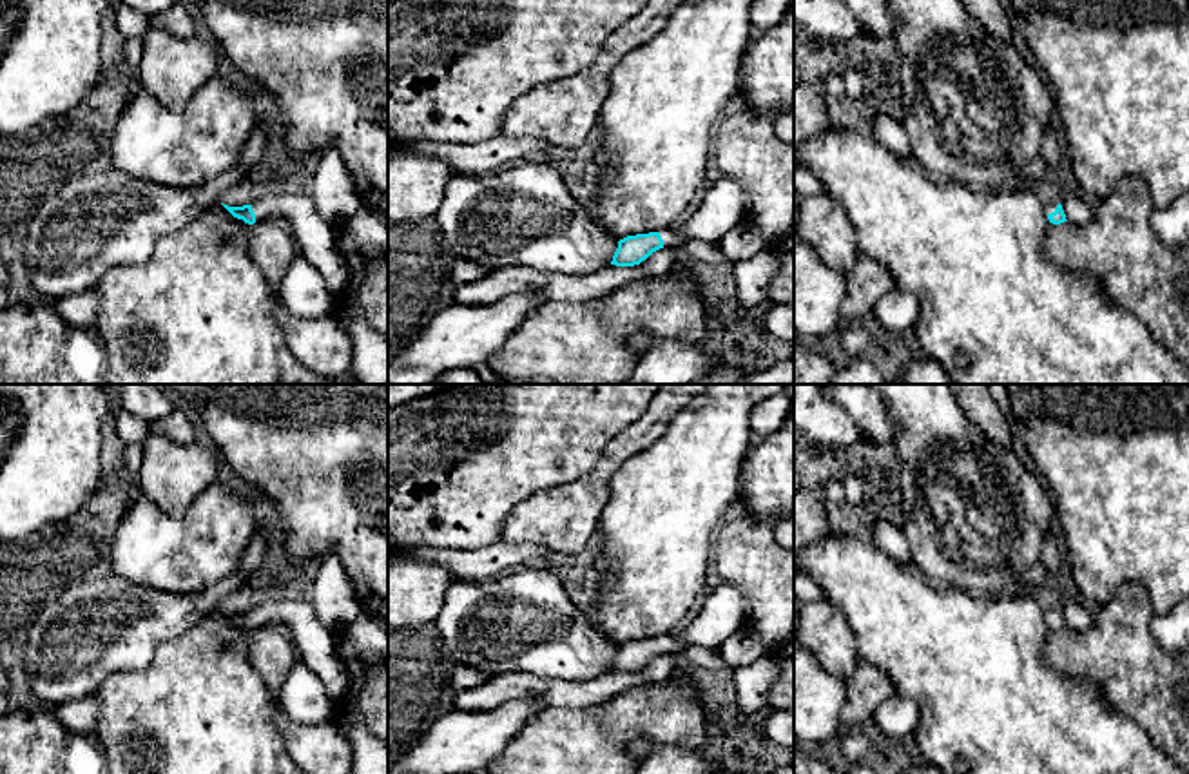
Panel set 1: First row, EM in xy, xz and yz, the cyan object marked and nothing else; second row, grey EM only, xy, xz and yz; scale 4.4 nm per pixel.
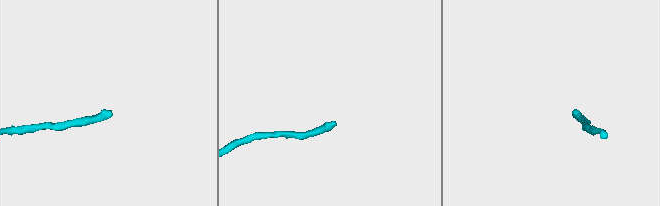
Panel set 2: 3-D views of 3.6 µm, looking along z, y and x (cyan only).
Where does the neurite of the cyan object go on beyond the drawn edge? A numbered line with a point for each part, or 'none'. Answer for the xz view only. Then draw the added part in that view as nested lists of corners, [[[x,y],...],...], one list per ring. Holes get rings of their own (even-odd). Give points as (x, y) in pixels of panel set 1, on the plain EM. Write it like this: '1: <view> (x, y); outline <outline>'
1: xz (724, 611); outline [[[720,584],[705,596],[701,611],[683,631],[660,636],[663,653],[680,656],[691,645],[718,651],[729,636],[743,627],[745,614],[745,595],[732,585]]]

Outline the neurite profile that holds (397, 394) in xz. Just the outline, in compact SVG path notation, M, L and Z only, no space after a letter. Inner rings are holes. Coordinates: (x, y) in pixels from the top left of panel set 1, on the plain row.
M388 384L388 408L402 406L408 401L437 393L451 384Z

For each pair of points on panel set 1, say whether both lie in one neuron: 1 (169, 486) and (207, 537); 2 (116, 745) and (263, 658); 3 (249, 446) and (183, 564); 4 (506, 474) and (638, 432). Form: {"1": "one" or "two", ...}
{"1": "two", "2": "two", "3": "two", "4": "two"}

